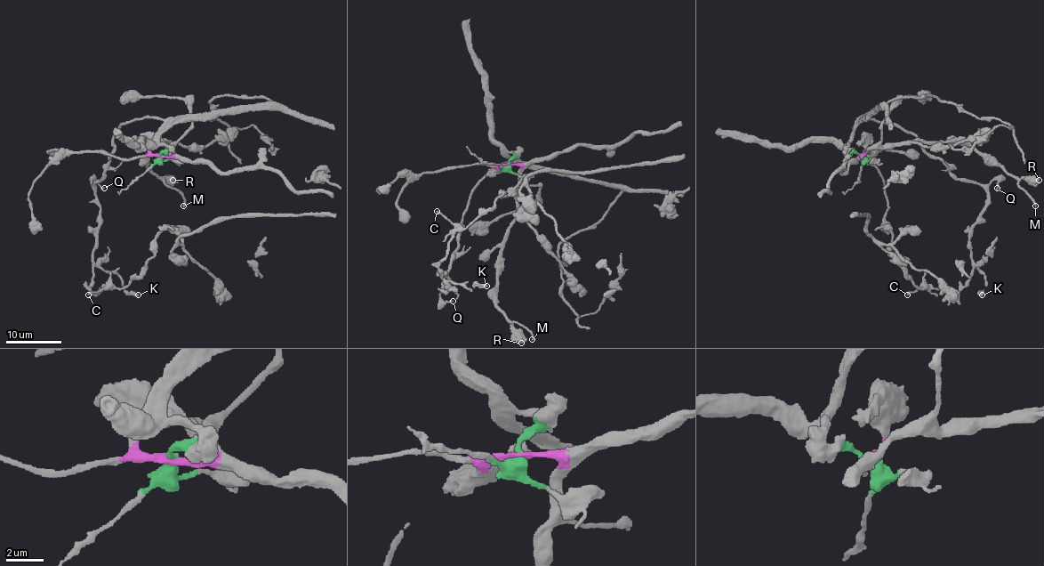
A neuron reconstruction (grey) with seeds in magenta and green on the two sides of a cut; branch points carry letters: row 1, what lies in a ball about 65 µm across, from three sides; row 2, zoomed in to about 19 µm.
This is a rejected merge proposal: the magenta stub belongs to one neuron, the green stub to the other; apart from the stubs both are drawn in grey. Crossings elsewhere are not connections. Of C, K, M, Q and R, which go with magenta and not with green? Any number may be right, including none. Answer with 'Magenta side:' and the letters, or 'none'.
Magenta side: M, R

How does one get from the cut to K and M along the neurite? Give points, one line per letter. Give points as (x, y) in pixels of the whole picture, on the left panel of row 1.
K: (161, 155), (169, 149), (159, 141), (161, 119), (124, 122), (96, 182), (100, 224), (93, 262), (139, 295)
M: (161, 155), (172, 155), (164, 140), (151, 142), (148, 167), (182, 197), (182, 206)

